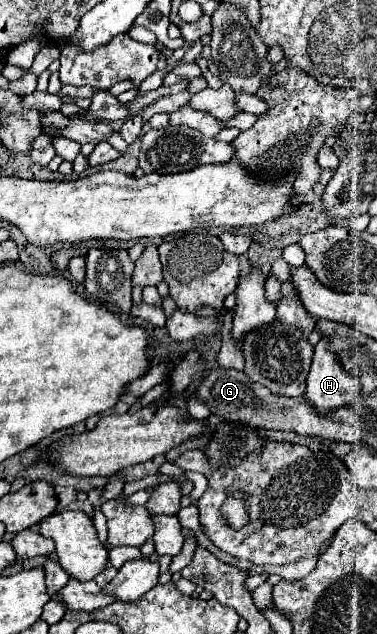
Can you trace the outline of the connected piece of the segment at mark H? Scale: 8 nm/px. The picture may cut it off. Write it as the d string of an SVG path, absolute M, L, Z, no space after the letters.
M321 339L315 345L315 355L311 371L307 377L305 397L319 413L339 409L351 403L361 389L361 379L351 375L339 361L339 357L329 351L329 341Z

